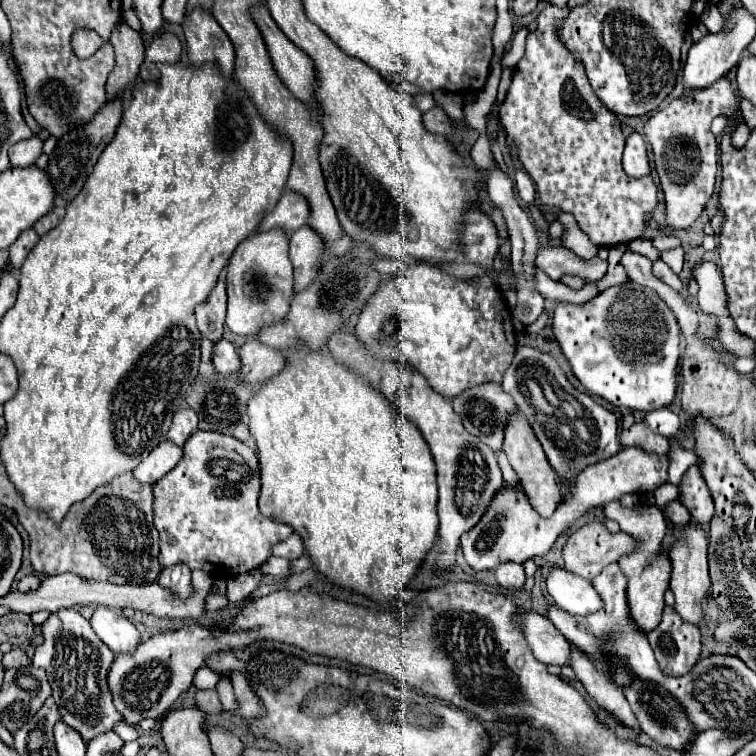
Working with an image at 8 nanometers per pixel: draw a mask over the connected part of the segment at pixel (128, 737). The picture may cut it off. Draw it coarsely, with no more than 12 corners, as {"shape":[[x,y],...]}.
{"shape":[[125,721],[117,723],[113,731],[123,741],[135,741],[137,729]]}

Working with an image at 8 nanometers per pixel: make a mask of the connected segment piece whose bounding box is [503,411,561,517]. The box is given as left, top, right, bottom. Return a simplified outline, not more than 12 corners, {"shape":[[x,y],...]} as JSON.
{"shape":[[525,415],[505,425],[503,451],[541,517],[561,501],[553,471]]}

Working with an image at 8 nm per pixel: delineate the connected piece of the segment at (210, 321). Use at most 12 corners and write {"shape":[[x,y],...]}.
{"shape":[[223,269],[195,309],[197,327],[211,341],[223,335],[227,293]]}

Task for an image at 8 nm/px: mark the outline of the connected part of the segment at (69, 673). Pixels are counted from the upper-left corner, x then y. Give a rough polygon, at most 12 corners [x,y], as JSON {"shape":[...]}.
{"shape":[[75,609],[51,613],[33,665],[85,741],[121,721],[113,651]]}

